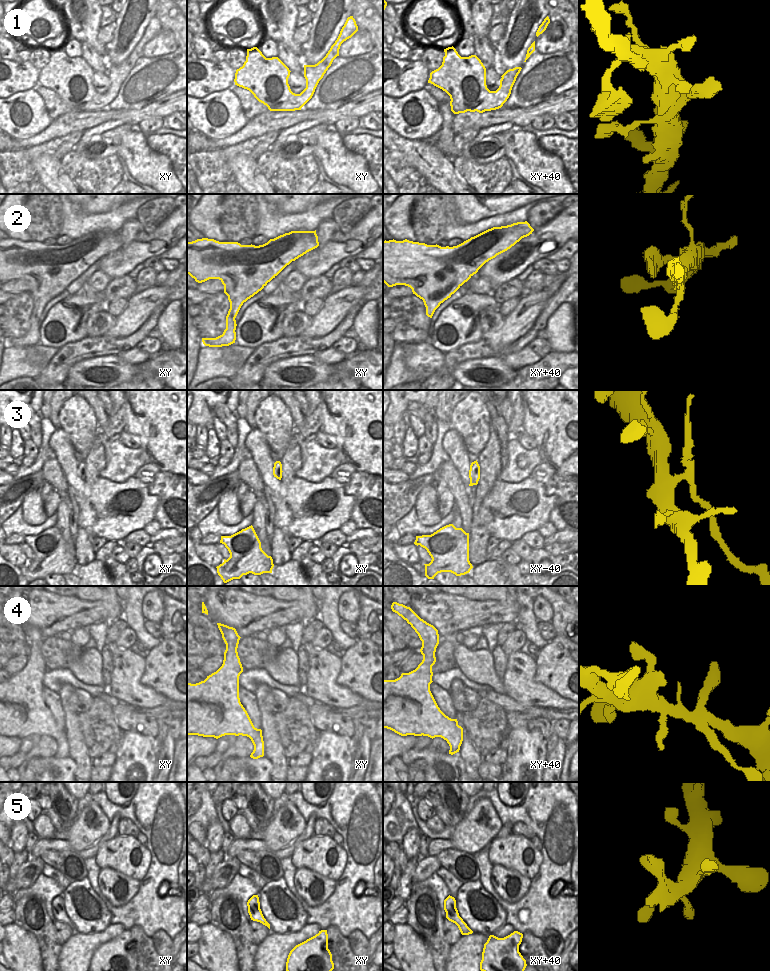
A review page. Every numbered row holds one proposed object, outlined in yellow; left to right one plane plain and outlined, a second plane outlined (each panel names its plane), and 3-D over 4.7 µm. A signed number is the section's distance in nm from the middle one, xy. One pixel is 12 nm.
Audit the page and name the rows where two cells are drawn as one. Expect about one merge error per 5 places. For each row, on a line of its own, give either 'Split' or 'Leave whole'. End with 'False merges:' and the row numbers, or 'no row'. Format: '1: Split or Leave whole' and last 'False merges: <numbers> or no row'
1: Leave whole
2: Leave whole
3: Split
4: Leave whole
5: Leave whole
False merges: 3

